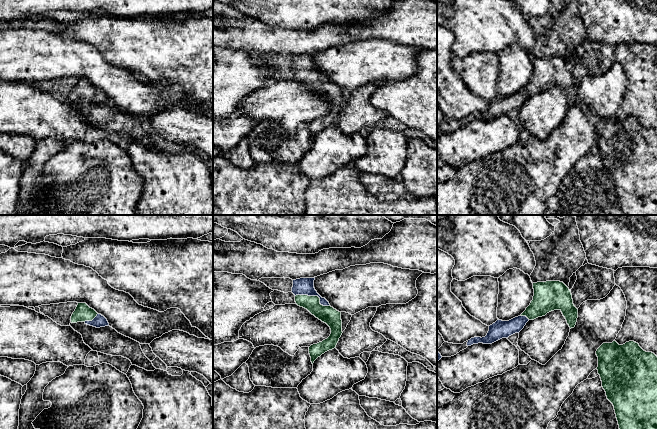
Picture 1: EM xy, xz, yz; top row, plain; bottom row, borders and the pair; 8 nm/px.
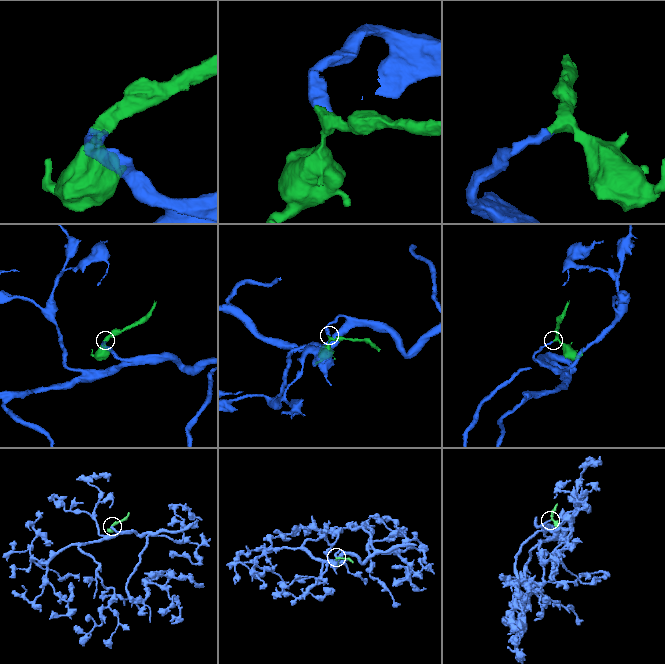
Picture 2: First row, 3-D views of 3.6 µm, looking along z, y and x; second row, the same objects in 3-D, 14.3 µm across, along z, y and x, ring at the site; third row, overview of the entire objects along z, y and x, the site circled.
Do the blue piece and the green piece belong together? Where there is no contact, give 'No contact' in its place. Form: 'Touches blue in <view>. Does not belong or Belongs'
Touches blue in xz. Belongs

